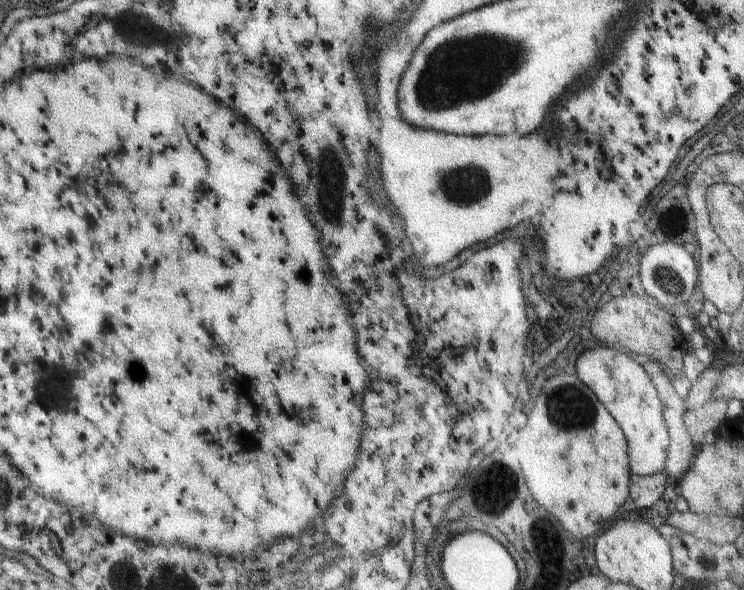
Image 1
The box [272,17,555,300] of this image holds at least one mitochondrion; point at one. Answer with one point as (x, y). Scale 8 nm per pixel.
(431, 90)

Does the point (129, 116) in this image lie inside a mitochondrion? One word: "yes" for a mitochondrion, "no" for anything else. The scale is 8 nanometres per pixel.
no

